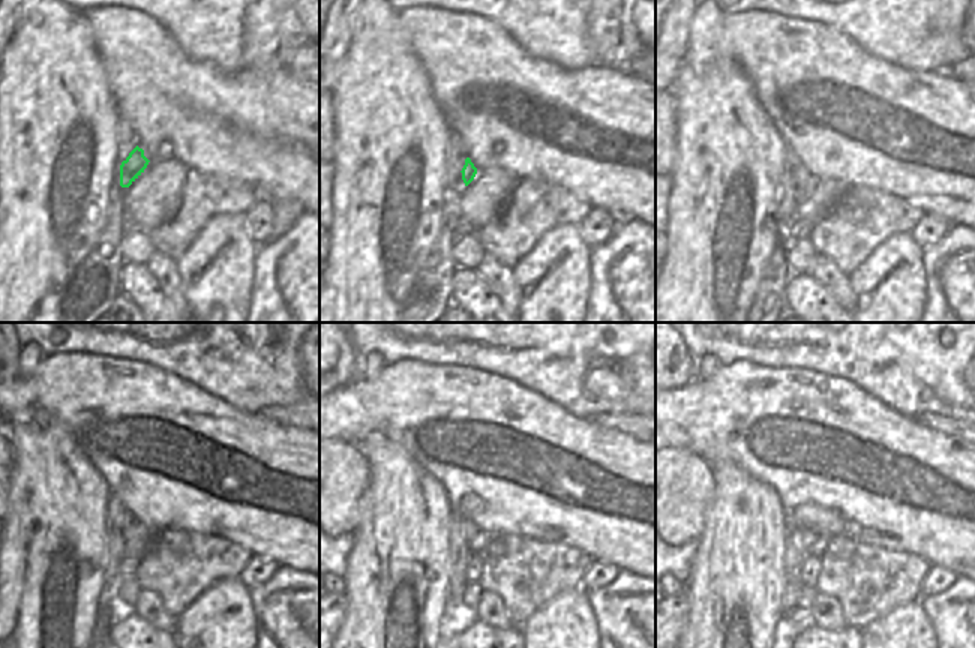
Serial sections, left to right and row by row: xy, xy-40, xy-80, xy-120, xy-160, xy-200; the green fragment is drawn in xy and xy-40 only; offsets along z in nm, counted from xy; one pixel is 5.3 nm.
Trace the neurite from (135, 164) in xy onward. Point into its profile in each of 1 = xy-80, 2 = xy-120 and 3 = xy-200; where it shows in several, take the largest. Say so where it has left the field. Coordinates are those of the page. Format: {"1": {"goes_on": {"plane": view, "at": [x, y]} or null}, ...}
{"1": {"goes_on": {"plane": "xy-80", "at": [806, 182]}}, "2": {"goes_on": {"plane": "xy-120", "at": [138, 537]}}, "3": {"goes_on": {"plane": "xy-200", "at": [807, 537]}}}

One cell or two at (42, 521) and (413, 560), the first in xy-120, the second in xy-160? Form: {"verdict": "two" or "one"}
{"verdict": "one"}

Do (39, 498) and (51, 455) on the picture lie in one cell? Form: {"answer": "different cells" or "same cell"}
{"answer": "same cell"}

